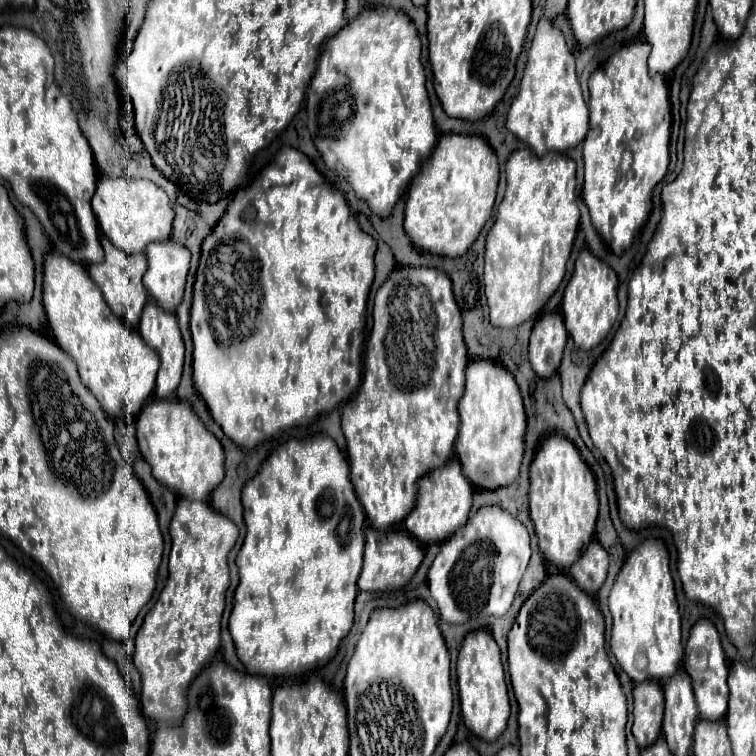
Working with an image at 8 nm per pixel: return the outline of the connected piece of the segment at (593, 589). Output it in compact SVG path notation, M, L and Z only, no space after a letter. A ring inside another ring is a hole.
M592 540L592 544L588 544L584 550L584 556L580 556L580 560L576 560L568 572L578 588L588 594L596 594L604 584L608 572L608 554L602 544L598 540Z

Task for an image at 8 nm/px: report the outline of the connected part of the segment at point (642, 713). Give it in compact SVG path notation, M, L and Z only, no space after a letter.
M644 680L634 686L634 726L632 734L640 748L650 746L662 728L664 692L658 680Z

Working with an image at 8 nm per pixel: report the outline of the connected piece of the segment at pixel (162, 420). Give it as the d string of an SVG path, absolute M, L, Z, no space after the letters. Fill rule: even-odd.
M156 400L144 404L144 408L138 414L138 446L144 456L144 460L152 466L152 474L164 484L176 490L180 496L186 496L190 500L206 500L210 492L220 484L224 478L224 450L220 442L200 424L200 416L192 412L192 404L186 400Z

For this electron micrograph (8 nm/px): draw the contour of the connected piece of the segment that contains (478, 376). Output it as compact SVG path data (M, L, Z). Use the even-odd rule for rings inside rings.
M474 358L466 368L466 388L458 404L460 430L456 438L456 456L462 464L464 476L486 490L508 486L518 478L524 454L526 414L520 388L514 374L494 360Z

